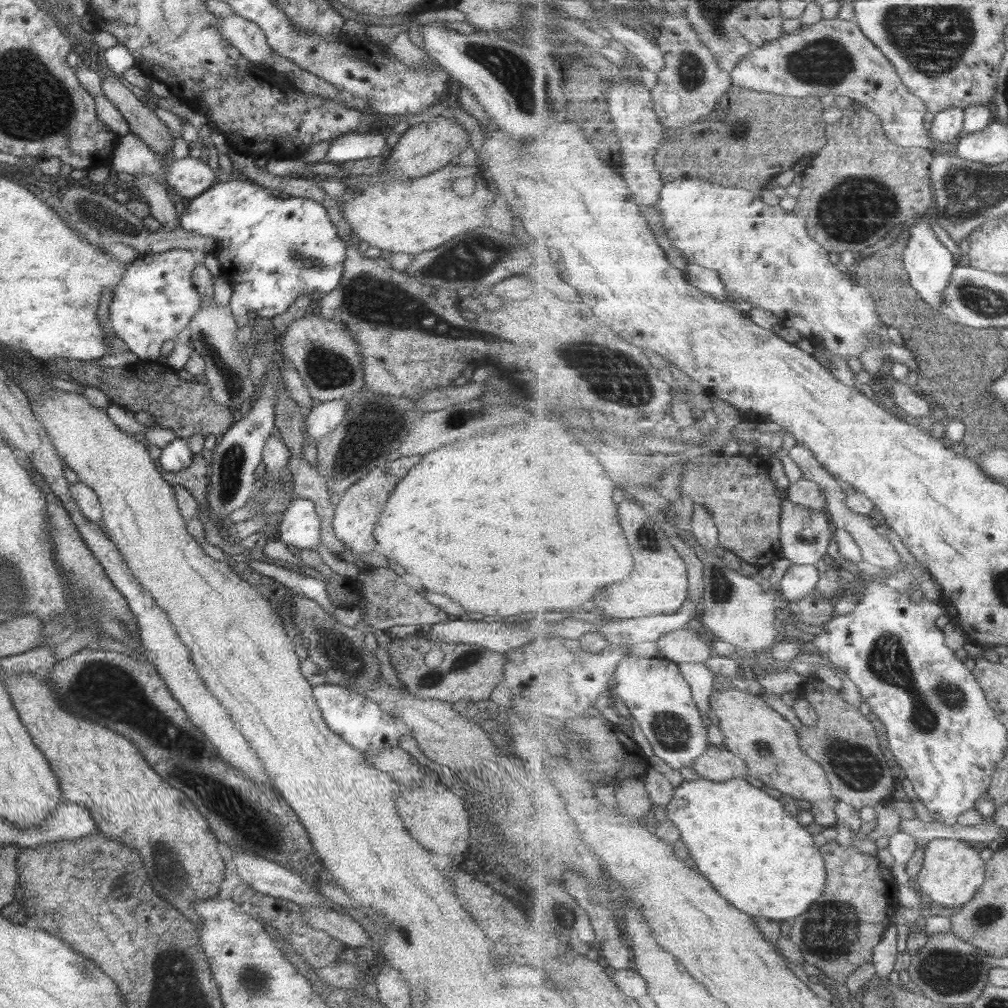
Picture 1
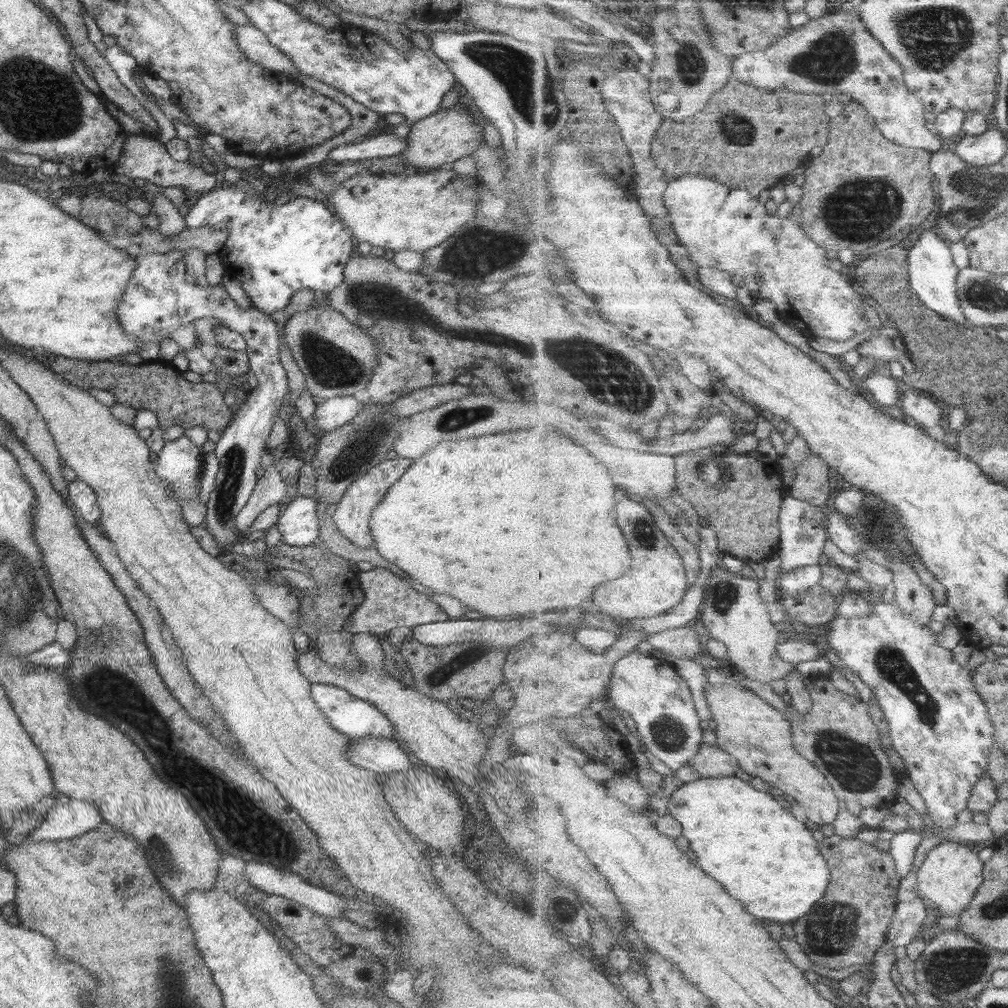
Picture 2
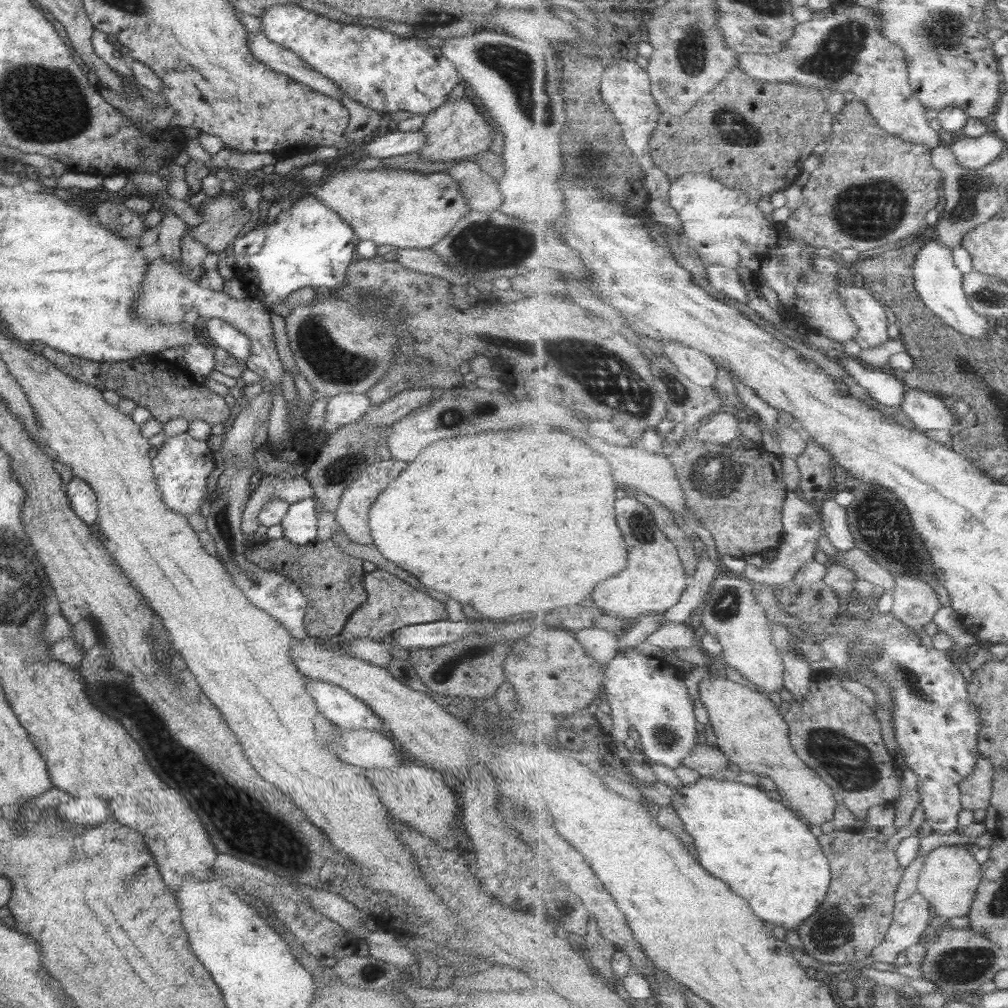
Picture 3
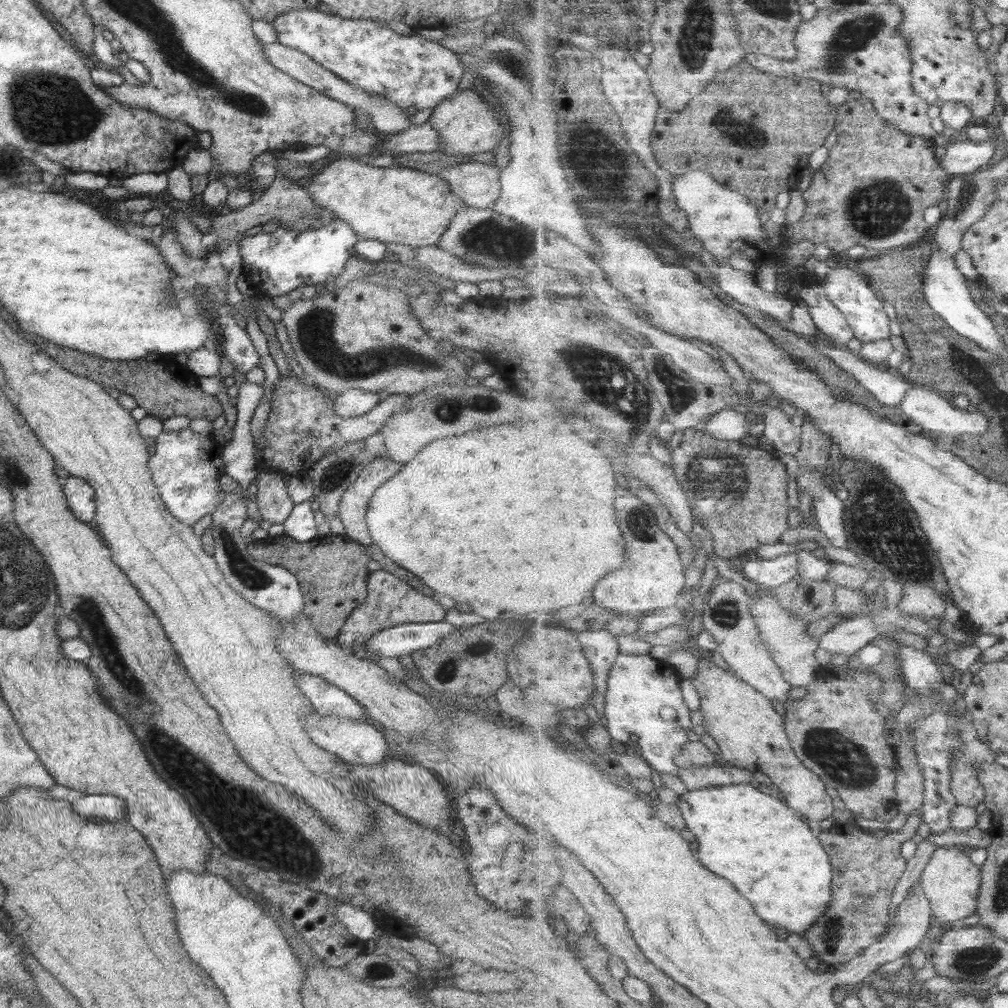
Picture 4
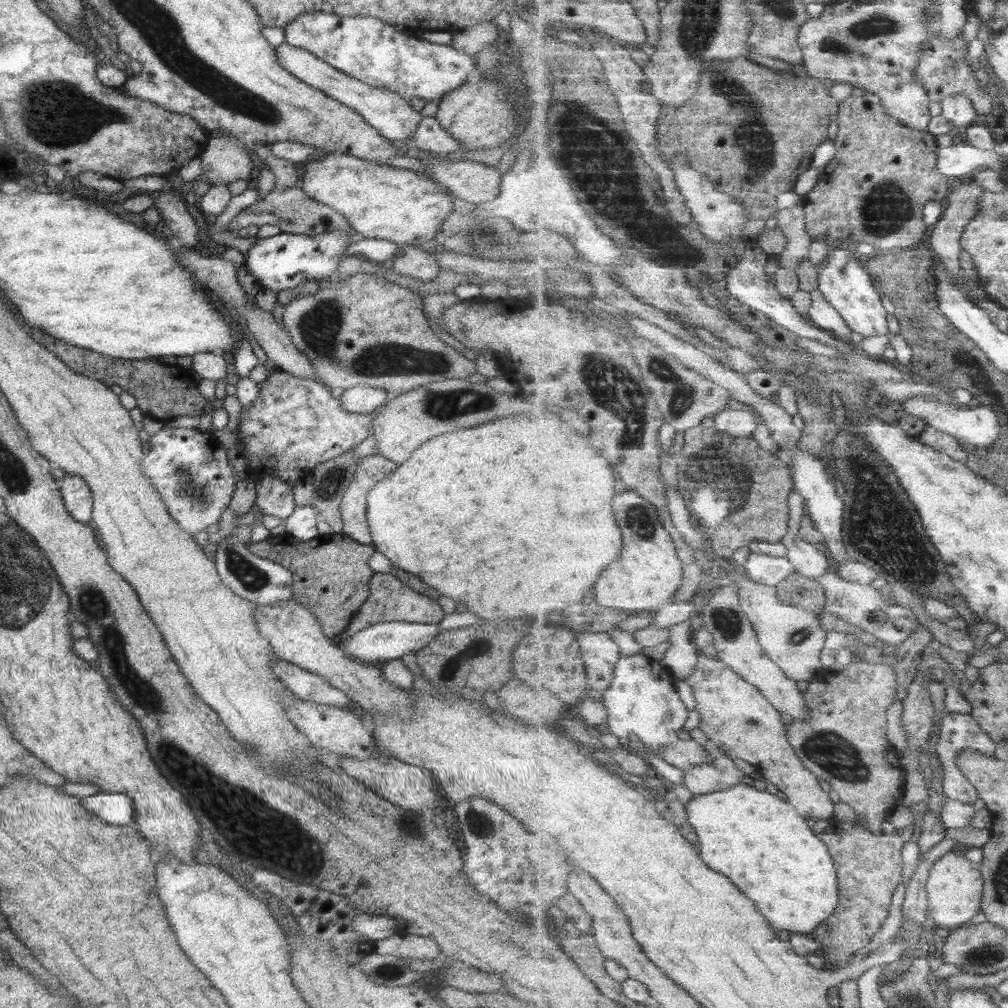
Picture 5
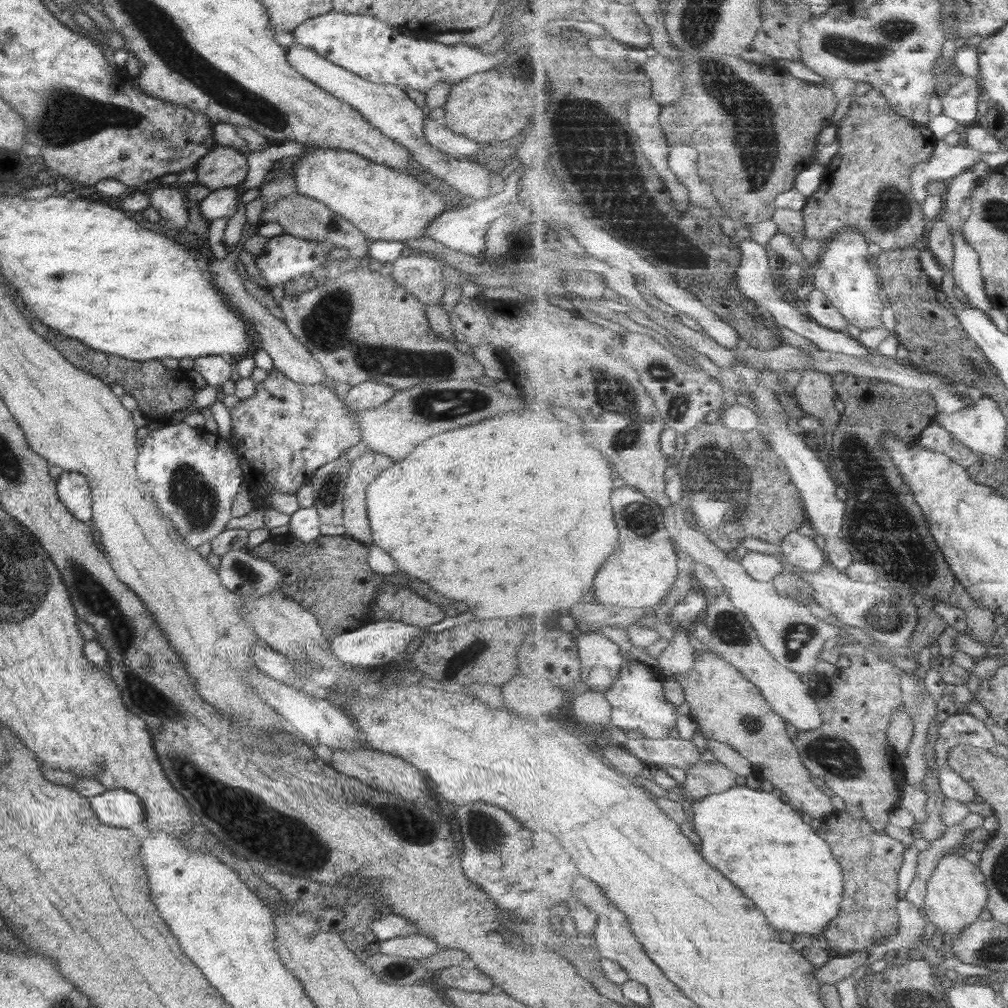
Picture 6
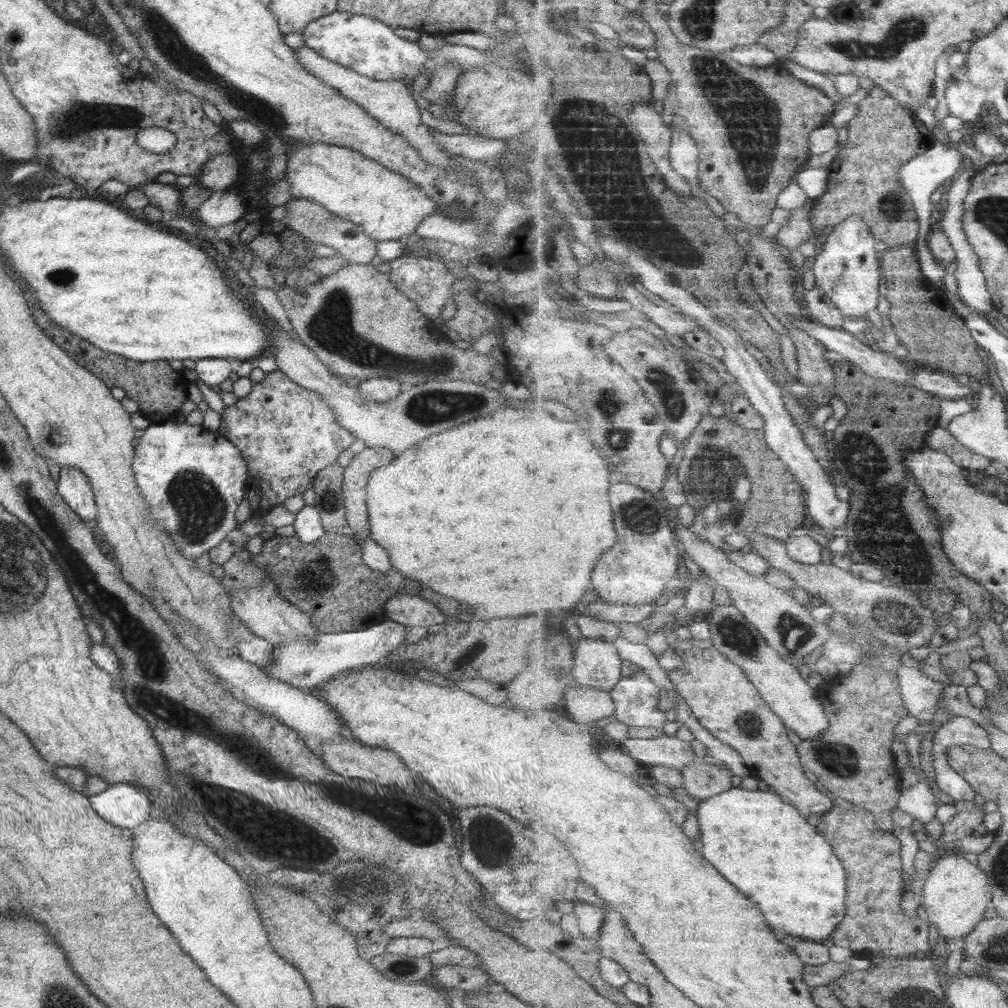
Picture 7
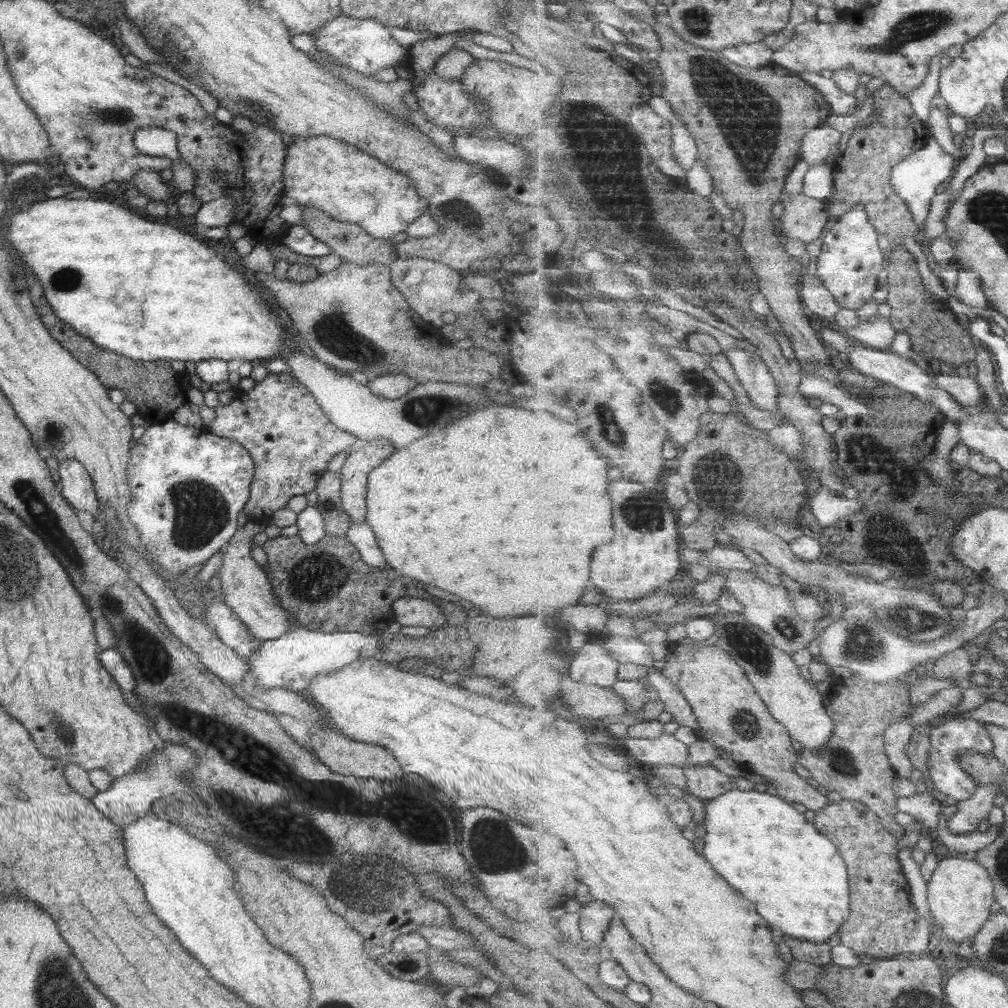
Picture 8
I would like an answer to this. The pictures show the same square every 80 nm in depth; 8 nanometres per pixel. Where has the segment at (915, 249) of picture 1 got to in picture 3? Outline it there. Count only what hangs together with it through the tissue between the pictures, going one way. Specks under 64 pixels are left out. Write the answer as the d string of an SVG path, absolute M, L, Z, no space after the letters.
M939 238L931 239L924 244L924 247L917 253L916 264L916 287L920 297L937 316L947 320L949 326L957 328L959 332L983 338L989 332L990 321L986 316L979 314L968 305L967 296L963 288L964 273L955 266L953 252L946 247Z

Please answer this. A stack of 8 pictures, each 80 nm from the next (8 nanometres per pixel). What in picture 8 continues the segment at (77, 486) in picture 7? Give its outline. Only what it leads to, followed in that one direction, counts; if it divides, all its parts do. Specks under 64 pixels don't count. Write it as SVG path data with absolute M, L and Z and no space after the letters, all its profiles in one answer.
M64 458L58 462L58 475L61 488L60 495L73 510L90 514L99 519L99 502L95 498L91 479L85 469L72 458Z

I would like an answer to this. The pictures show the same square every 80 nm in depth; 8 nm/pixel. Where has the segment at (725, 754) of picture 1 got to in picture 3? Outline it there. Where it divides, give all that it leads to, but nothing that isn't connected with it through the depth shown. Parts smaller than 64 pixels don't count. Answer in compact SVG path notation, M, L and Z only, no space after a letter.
M707 742L697 743L683 764L699 771L705 777L715 777L722 770L727 770L729 765L731 766L725 753Z

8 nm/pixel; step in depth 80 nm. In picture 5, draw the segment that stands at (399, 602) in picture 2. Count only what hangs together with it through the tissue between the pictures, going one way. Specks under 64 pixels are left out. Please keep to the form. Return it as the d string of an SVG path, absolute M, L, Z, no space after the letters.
M373 573L368 582L369 596L363 601L363 604L355 611L347 626L341 634L338 634L334 641L336 643L344 642L352 634L379 624L380 622L410 622L421 624L437 624L444 616L437 602L429 597L421 595L417 591L407 587L391 573Z

